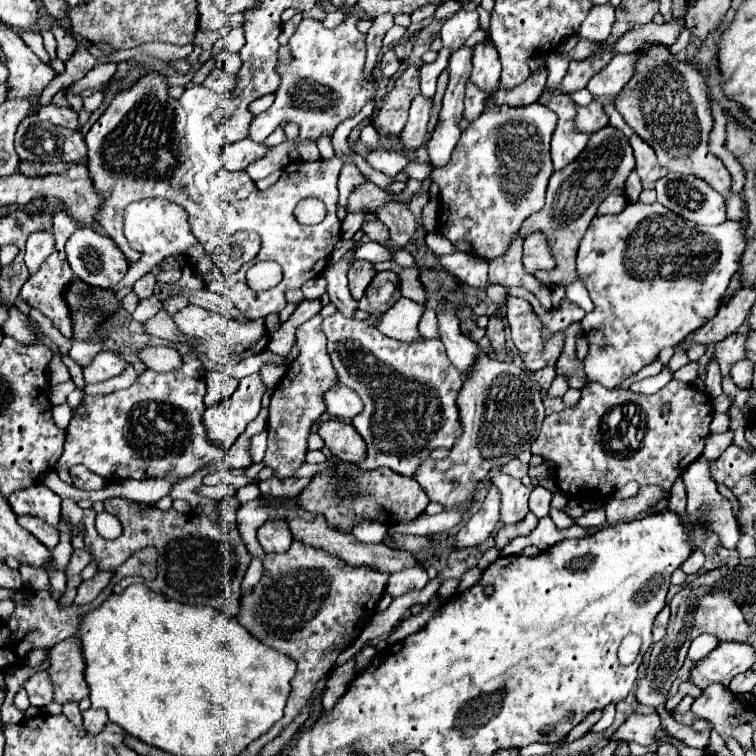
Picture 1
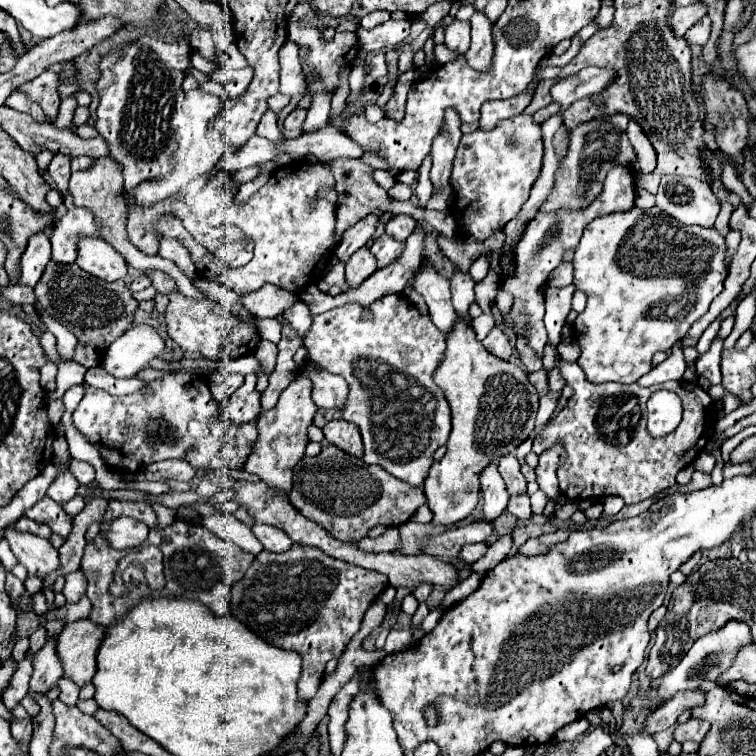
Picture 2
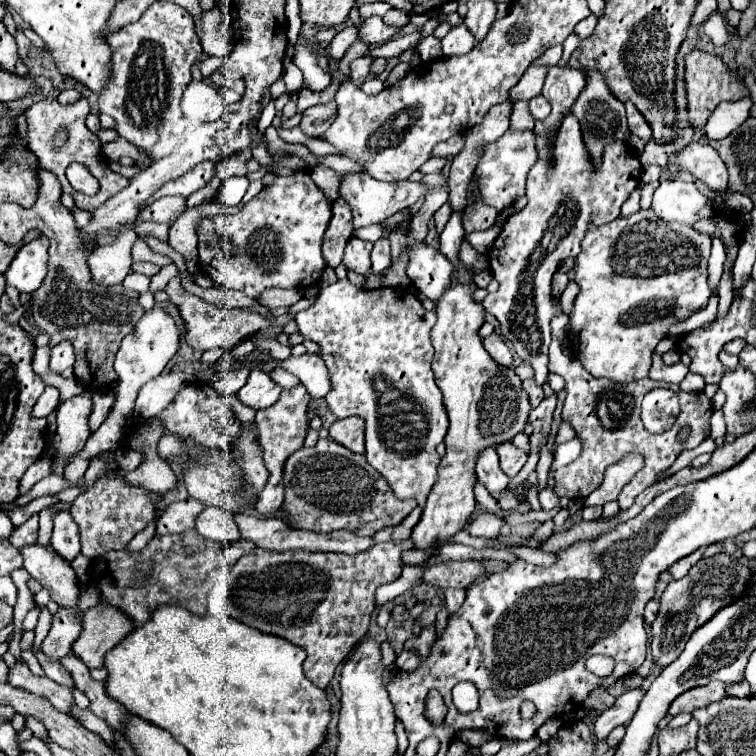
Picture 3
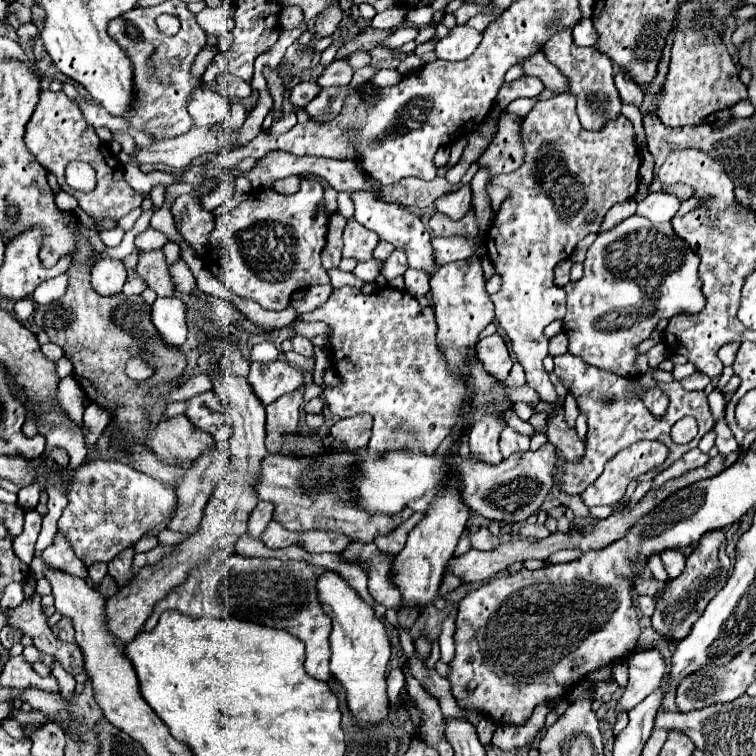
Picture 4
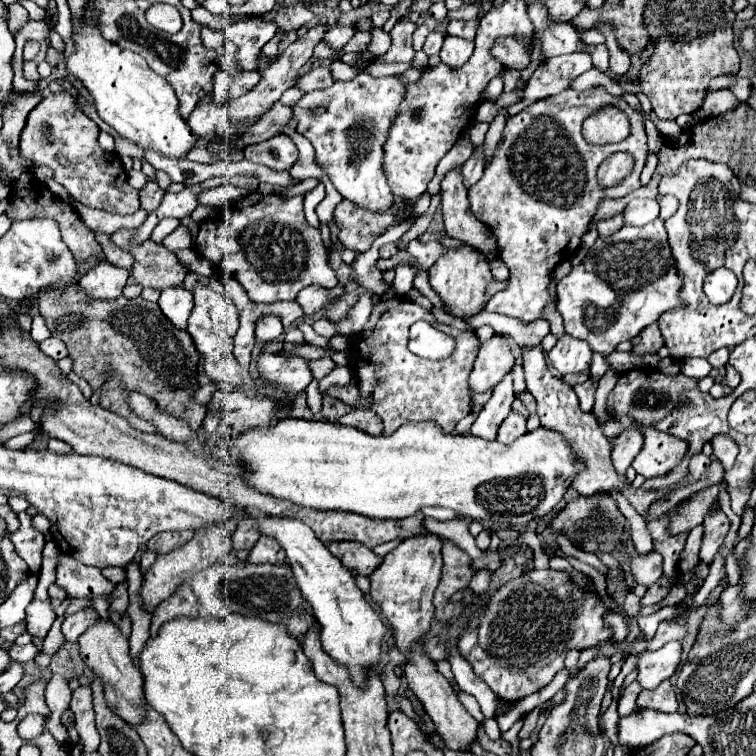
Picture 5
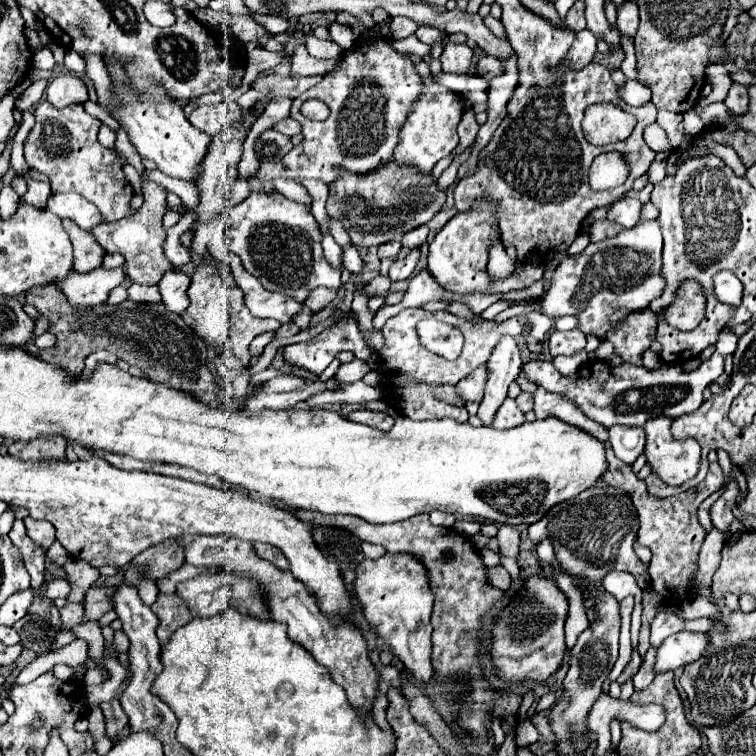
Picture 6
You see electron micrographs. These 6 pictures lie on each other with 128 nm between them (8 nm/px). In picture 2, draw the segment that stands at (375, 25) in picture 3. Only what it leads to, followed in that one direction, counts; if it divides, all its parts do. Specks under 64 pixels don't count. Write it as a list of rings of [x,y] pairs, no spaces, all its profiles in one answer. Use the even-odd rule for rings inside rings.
[[[388,20],[382,22],[370,30],[358,26],[356,36],[358,36],[358,44],[362,50],[368,52],[378,52],[378,50],[386,50],[386,48],[394,48],[398,46],[410,32],[410,20]]]

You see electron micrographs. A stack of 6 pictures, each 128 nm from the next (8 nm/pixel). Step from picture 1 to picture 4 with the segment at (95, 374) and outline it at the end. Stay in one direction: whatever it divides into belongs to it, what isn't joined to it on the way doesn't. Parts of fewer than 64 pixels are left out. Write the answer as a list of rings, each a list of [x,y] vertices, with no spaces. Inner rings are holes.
[[[156,298],[152,304],[152,322],[168,344],[182,346],[186,340],[186,304],[176,298]],[[130,360],[126,366],[126,372],[132,380],[146,380],[148,376],[152,376],[152,370],[142,360]],[[22,488],[18,492],[18,506],[24,510],[32,510],[38,504],[40,494],[36,492],[36,488]]]

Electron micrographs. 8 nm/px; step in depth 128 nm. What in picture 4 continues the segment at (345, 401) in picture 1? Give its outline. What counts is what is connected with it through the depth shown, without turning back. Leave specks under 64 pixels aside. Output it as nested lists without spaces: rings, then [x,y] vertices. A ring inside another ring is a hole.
[[[294,334],[292,336],[292,350],[298,352],[298,354],[302,354],[302,356],[312,358],[312,344],[310,344],[308,338],[304,338],[300,334]]]

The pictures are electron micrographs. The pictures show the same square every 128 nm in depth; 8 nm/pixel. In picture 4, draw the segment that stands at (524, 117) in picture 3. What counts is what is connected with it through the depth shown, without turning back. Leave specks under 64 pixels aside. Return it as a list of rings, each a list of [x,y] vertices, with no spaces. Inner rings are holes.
[[[502,114],[498,122],[498,134],[478,160],[480,166],[488,166],[489,174],[507,174],[524,162],[522,139],[518,138],[520,116]]]

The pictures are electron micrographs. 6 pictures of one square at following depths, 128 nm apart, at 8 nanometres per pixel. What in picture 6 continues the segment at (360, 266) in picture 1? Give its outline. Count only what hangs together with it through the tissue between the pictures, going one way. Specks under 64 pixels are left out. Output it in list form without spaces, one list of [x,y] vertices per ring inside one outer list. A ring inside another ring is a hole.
[[[390,158],[366,174],[340,170],[338,178],[328,184],[330,196],[326,210],[334,220],[340,220],[354,246],[380,246],[390,240],[400,240],[406,232],[432,220],[446,204],[446,192],[438,188],[432,174],[422,174],[408,164],[396,164]]]

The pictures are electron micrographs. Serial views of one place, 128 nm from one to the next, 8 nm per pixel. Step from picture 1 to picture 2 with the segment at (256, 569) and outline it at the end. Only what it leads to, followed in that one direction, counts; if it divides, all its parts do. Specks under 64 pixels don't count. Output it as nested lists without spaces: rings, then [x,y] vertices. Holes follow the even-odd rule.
[[[230,514],[204,516],[204,518],[202,518],[202,524],[208,526],[208,528],[210,528],[212,532],[216,532],[218,536],[222,536],[222,538],[234,542],[234,544],[240,546],[242,550],[252,552],[254,556],[262,550],[262,546],[258,544],[256,536],[252,534],[252,530],[250,530],[244,522],[236,520],[236,518],[230,516]]]

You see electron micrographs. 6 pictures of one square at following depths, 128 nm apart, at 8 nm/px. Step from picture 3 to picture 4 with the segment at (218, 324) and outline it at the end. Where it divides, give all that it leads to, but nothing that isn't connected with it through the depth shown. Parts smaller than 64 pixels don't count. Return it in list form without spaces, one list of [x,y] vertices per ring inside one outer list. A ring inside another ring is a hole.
[[[182,258],[170,266],[170,272],[172,272],[172,280],[176,284],[176,290],[190,294],[196,288],[196,280],[192,276],[192,270],[188,268],[188,264]],[[296,320],[294,322],[294,328],[298,334],[306,336],[306,338],[312,338],[316,334],[330,334],[330,328],[322,322],[302,322],[302,320]]]

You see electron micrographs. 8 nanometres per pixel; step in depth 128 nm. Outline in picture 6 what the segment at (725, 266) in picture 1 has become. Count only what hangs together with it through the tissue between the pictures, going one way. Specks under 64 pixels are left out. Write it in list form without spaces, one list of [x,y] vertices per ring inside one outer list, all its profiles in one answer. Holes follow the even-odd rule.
[[[656,220],[634,226],[632,230],[620,232],[612,240],[602,240],[598,244],[590,242],[582,254],[566,256],[550,280],[548,290],[536,300],[524,302],[524,306],[540,306],[540,312],[550,318],[560,318],[564,314],[584,314],[584,326],[578,326],[584,334],[596,334],[604,338],[610,326],[618,324],[626,314],[648,308],[650,300],[660,296],[664,280],[660,276],[662,268],[662,234]]]

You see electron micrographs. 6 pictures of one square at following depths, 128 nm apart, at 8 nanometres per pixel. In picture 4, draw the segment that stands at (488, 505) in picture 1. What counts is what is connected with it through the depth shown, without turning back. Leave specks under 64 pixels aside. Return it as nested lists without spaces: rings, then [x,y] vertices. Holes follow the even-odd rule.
[[[492,414],[480,416],[470,430],[470,452],[482,456],[490,464],[500,462],[502,454],[498,448],[498,436],[504,426],[506,426],[504,416],[492,416]]]

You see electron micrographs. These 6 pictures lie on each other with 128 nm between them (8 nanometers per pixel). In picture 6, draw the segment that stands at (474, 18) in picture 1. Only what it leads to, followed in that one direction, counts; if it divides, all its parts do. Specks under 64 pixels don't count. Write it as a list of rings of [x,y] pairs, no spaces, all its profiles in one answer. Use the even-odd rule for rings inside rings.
[[[448,42],[440,56],[442,70],[450,72],[450,74],[466,74],[472,66],[472,56],[474,56],[474,52],[466,44]]]

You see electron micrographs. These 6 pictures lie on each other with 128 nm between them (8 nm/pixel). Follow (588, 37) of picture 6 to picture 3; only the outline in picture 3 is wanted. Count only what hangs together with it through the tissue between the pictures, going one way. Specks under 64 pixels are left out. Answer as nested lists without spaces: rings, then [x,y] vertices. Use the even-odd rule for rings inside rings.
[[[346,172],[340,174],[340,198],[344,198],[350,208],[352,208],[352,216],[354,216],[354,230],[360,226],[368,226],[368,224],[378,224],[390,216],[394,216],[396,212],[414,206],[418,200],[424,200],[426,194],[430,192],[430,188],[424,182],[412,182],[412,180],[400,180],[400,182],[376,182],[372,180],[372,176],[368,174],[358,174],[358,172]]]

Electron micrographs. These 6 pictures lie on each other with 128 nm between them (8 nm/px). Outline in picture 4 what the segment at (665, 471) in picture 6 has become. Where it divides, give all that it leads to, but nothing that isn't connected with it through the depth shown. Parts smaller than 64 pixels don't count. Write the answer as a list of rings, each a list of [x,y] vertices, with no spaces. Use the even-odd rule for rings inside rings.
[[[640,440],[624,450],[620,450],[604,468],[604,472],[600,474],[600,478],[596,482],[592,482],[584,492],[582,492],[582,500],[586,506],[602,506],[602,504],[614,504],[618,502],[622,496],[624,496],[624,490],[626,490],[626,484],[640,476],[640,474],[646,474],[648,470],[654,470],[658,468],[660,464],[664,464],[664,460],[668,458],[670,450],[666,444],[660,444],[658,440]]]

